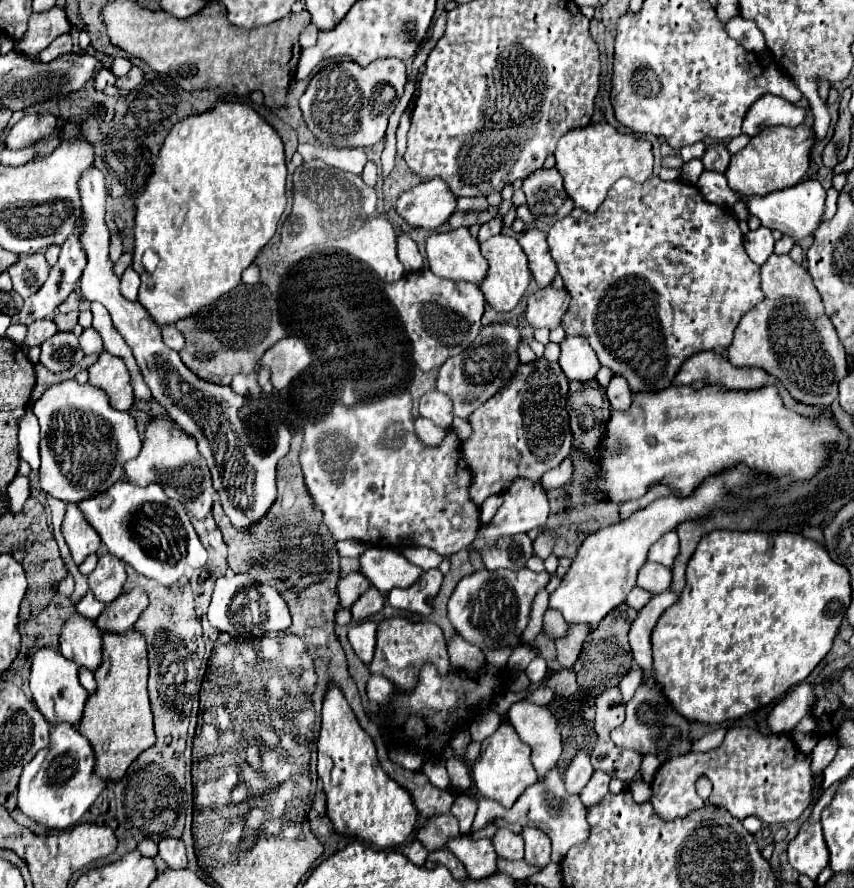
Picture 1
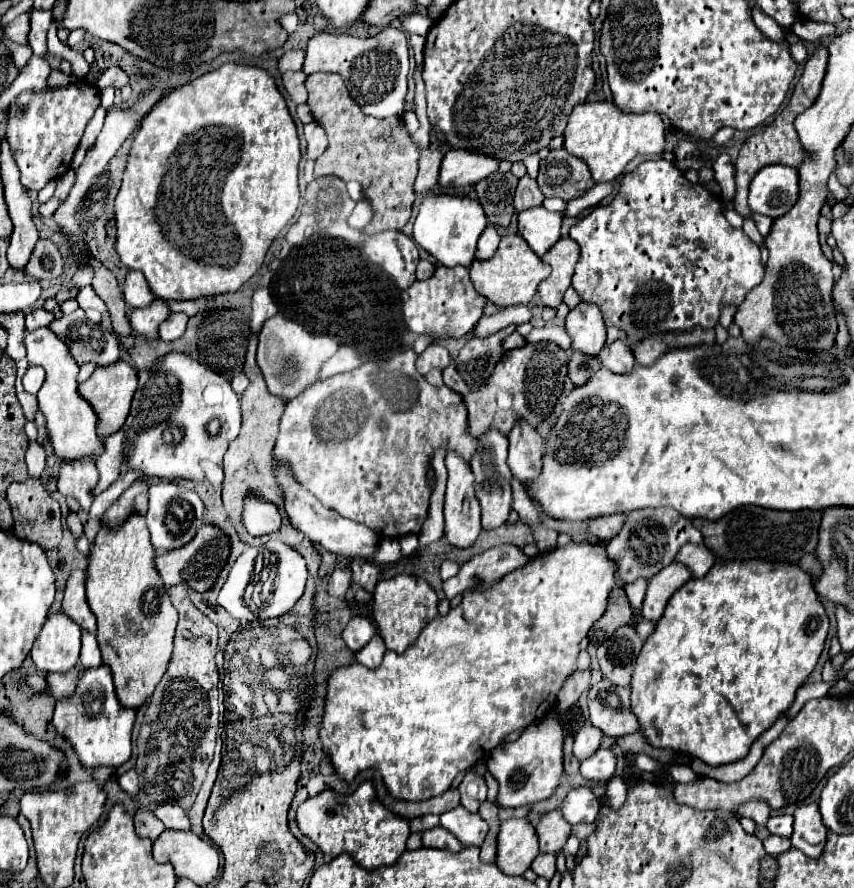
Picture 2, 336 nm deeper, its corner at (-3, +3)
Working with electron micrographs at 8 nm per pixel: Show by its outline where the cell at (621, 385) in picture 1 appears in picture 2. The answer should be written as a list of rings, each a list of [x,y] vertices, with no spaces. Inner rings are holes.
[[[614,341],[610,347],[604,347],[598,353],[598,359],[606,369],[618,375],[630,373],[634,369],[634,355],[622,341]]]

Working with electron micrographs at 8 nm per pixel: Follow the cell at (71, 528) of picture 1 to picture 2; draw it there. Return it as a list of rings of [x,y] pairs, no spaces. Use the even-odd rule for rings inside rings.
[[[76,461],[76,465],[62,463],[56,483],[62,495],[74,497],[80,503],[80,509],[88,513],[94,501],[92,491],[98,483],[98,471],[94,467],[94,461]]]

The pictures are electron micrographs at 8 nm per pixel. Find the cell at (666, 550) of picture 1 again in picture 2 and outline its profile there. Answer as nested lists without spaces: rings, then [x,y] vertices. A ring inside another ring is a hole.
[[[636,509],[628,513],[624,529],[606,543],[606,553],[618,563],[618,577],[624,583],[632,583],[638,577],[654,577],[660,569],[672,563],[672,557],[682,545],[700,541],[700,531],[692,521],[674,509]]]

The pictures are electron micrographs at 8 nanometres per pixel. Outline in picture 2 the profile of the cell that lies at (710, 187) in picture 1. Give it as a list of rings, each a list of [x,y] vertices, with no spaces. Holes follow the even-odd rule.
[[[768,165],[756,173],[750,183],[750,209],[752,213],[778,219],[788,207],[798,201],[798,171],[786,165]]]

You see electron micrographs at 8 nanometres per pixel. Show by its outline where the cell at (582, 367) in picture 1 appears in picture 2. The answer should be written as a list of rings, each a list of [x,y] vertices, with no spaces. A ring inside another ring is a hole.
[[[576,305],[566,317],[566,333],[572,339],[570,351],[596,357],[606,341],[606,327],[594,305]]]

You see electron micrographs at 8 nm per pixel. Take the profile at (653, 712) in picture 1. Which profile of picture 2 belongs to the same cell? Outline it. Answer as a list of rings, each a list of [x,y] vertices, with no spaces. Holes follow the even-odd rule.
[[[600,681],[588,691],[590,721],[608,737],[624,737],[640,731],[640,723],[630,707],[630,689],[620,689],[610,681]]]

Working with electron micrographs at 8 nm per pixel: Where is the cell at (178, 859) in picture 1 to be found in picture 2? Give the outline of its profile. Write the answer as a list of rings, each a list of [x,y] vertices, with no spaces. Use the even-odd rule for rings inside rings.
[[[160,805],[158,809],[154,809],[154,815],[166,825],[166,829],[174,829],[174,831],[190,831],[190,821],[188,815],[184,813],[184,809],[180,809],[180,805]]]

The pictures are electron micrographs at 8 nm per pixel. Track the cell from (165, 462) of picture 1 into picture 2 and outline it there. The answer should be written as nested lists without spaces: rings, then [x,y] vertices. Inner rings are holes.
[[[170,353],[160,361],[160,365],[152,367],[152,371],[138,371],[138,389],[132,399],[130,415],[126,423],[106,437],[106,451],[100,461],[96,461],[100,481],[94,489],[94,495],[100,495],[106,491],[114,481],[124,477],[128,471],[140,471],[148,479],[160,479],[160,481],[176,481],[186,479],[192,483],[206,479],[206,469],[212,465],[222,465],[222,457],[228,449],[228,445],[238,437],[240,431],[240,403],[238,395],[232,391],[230,381],[218,373],[212,373],[210,369],[204,369],[198,361],[184,357],[182,353]],[[128,437],[132,439],[132,447],[128,455],[124,453]]]

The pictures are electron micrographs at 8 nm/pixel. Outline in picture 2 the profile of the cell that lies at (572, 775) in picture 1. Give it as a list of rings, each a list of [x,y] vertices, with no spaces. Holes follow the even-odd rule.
[[[594,725],[582,727],[574,737],[574,755],[578,757],[578,761],[592,757],[600,749],[600,741],[602,741],[600,729],[596,729]]]

